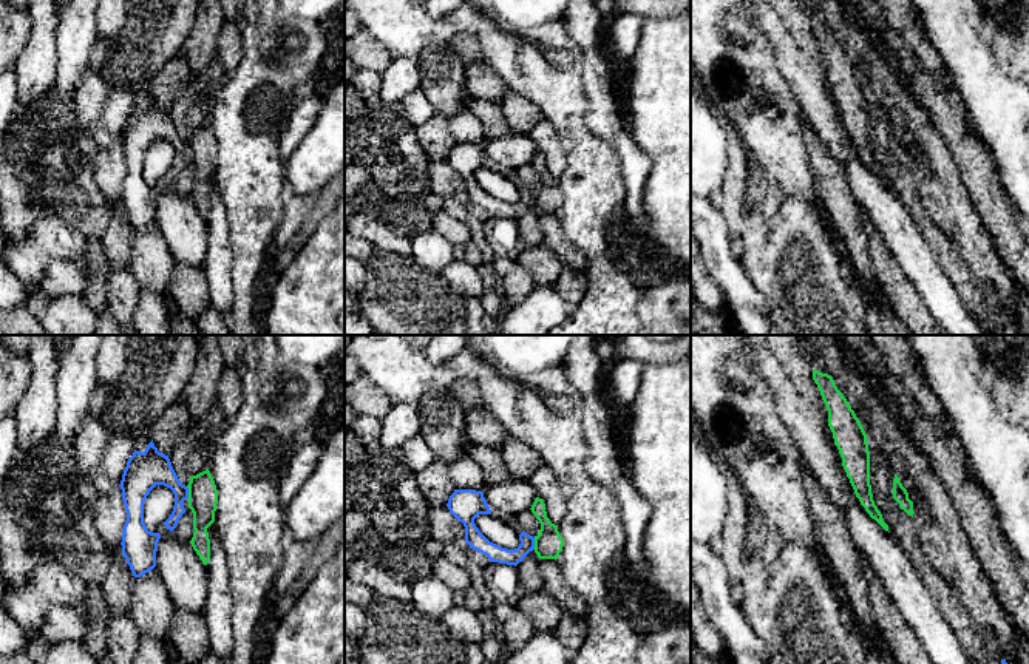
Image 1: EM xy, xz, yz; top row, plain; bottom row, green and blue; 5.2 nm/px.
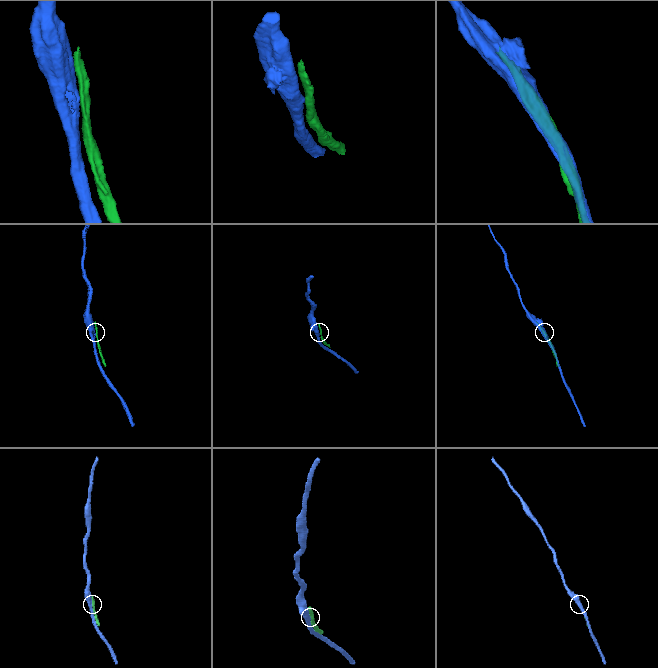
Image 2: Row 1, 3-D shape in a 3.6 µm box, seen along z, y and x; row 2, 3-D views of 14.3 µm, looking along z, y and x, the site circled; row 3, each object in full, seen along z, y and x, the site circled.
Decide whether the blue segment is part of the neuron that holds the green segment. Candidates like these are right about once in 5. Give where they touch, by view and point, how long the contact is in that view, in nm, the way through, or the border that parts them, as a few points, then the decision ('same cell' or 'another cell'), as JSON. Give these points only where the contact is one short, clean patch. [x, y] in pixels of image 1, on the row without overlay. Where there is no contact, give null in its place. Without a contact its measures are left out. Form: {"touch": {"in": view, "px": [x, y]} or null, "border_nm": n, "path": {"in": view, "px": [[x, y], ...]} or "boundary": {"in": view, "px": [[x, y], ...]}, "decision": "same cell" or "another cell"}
{"touch": {"in": "xy", "px": [189, 147]}, "border_nm": 70, "boundary": {"in": "xy", "px": [[186, 141], [189, 152]]}, "decision": "another cell"}

